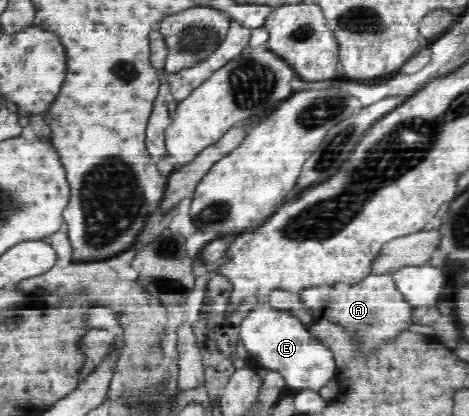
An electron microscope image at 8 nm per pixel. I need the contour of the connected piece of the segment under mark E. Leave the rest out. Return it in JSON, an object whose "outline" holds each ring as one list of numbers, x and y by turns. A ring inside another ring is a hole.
{"outline":[[257,305,242,320,240,336,249,355,257,357,263,368,280,372,290,389,302,391,309,389,319,392,331,380,336,378,336,363,333,353,317,339,314,339,308,327,292,317,288,311,280,311,273,306]]}

